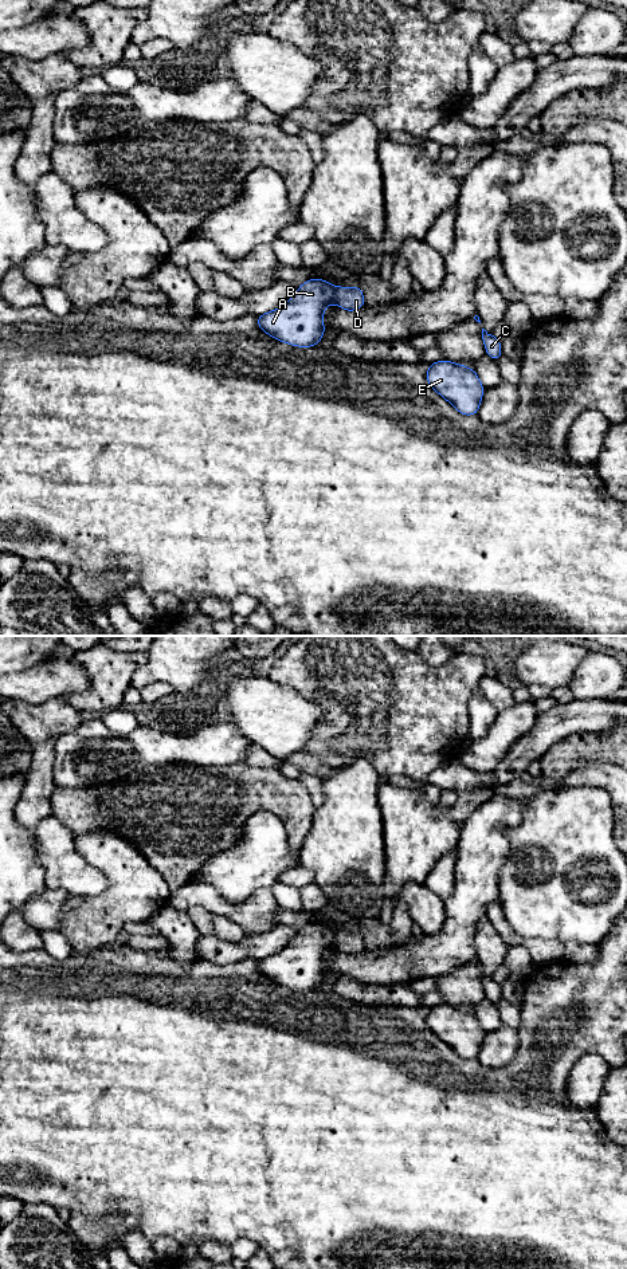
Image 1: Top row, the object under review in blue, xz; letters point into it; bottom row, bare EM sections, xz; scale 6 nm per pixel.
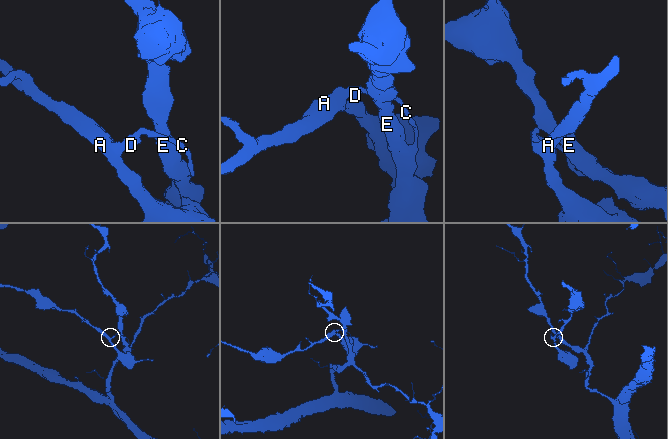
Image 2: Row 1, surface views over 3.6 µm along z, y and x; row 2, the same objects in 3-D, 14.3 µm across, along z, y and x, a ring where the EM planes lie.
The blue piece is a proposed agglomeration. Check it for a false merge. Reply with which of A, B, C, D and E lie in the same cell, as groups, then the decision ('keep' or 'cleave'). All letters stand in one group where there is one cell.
A B / C D E; cleave

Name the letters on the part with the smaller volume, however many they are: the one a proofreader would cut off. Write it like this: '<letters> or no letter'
A, B

